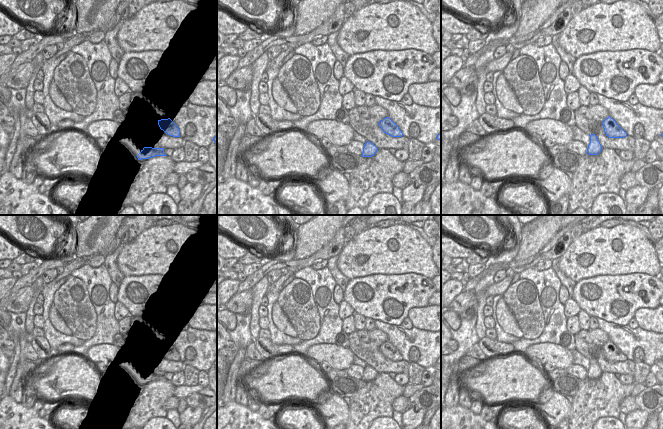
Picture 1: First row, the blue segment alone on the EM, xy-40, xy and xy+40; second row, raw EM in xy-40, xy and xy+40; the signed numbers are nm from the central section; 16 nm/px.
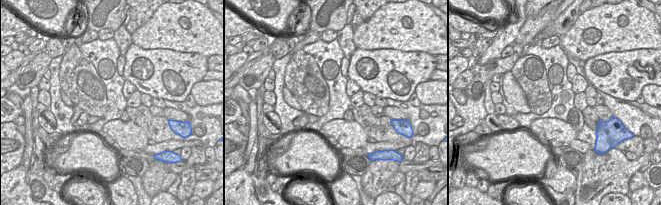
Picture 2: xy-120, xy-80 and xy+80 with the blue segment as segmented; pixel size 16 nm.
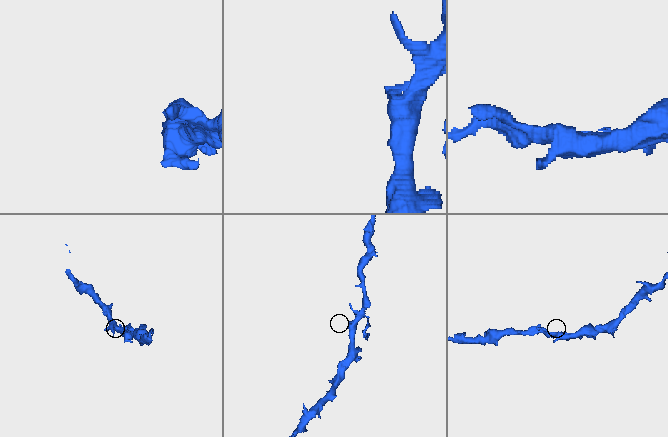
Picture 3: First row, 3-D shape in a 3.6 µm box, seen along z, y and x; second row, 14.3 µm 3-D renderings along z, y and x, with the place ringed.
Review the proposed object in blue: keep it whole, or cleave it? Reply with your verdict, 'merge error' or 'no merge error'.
no merge error

